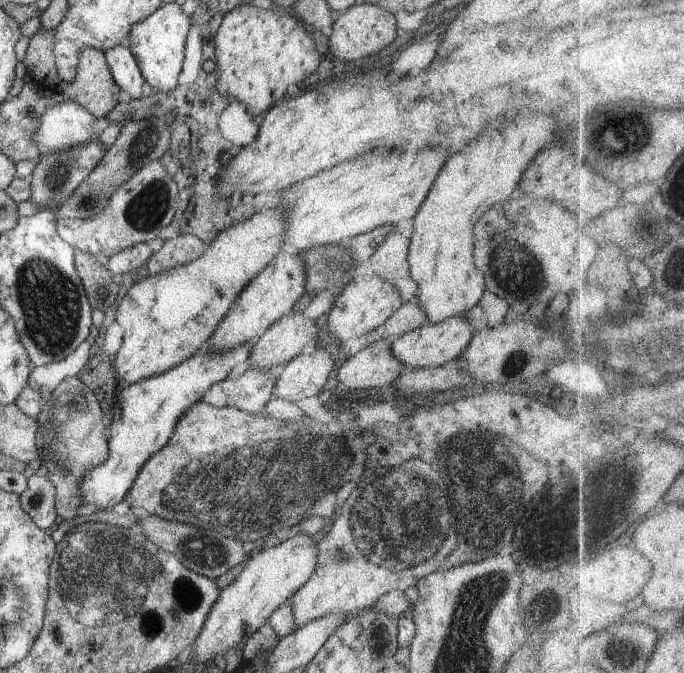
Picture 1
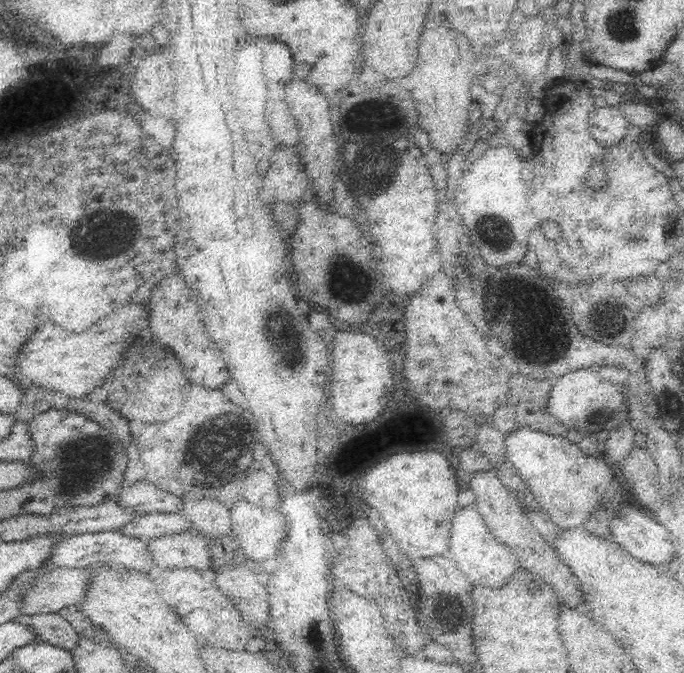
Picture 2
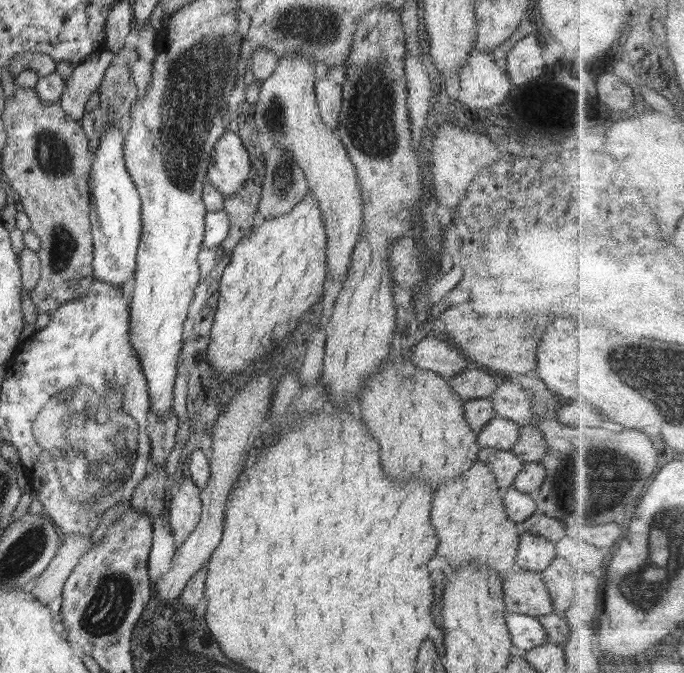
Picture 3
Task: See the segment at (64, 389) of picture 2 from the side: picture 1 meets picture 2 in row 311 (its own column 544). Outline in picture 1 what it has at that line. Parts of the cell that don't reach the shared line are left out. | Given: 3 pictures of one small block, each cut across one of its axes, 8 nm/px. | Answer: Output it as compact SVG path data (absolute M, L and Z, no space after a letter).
M526 114L502 124L496 122L494 126L484 130L484 134L480 134L476 144L472 144L470 148L462 148L460 152L447 158L446 164L442 166L432 185L430 194L426 196L420 210L410 221L413 229L407 254L410 276L418 285L418 306L424 310L430 324L440 324L446 318L455 316L462 318L479 304L487 288L484 274L474 265L475 225L491 206L510 199L532 159L548 146L548 142L552 144L552 140L560 139L554 138L556 132L554 120L550 116L532 118L530 114Z

